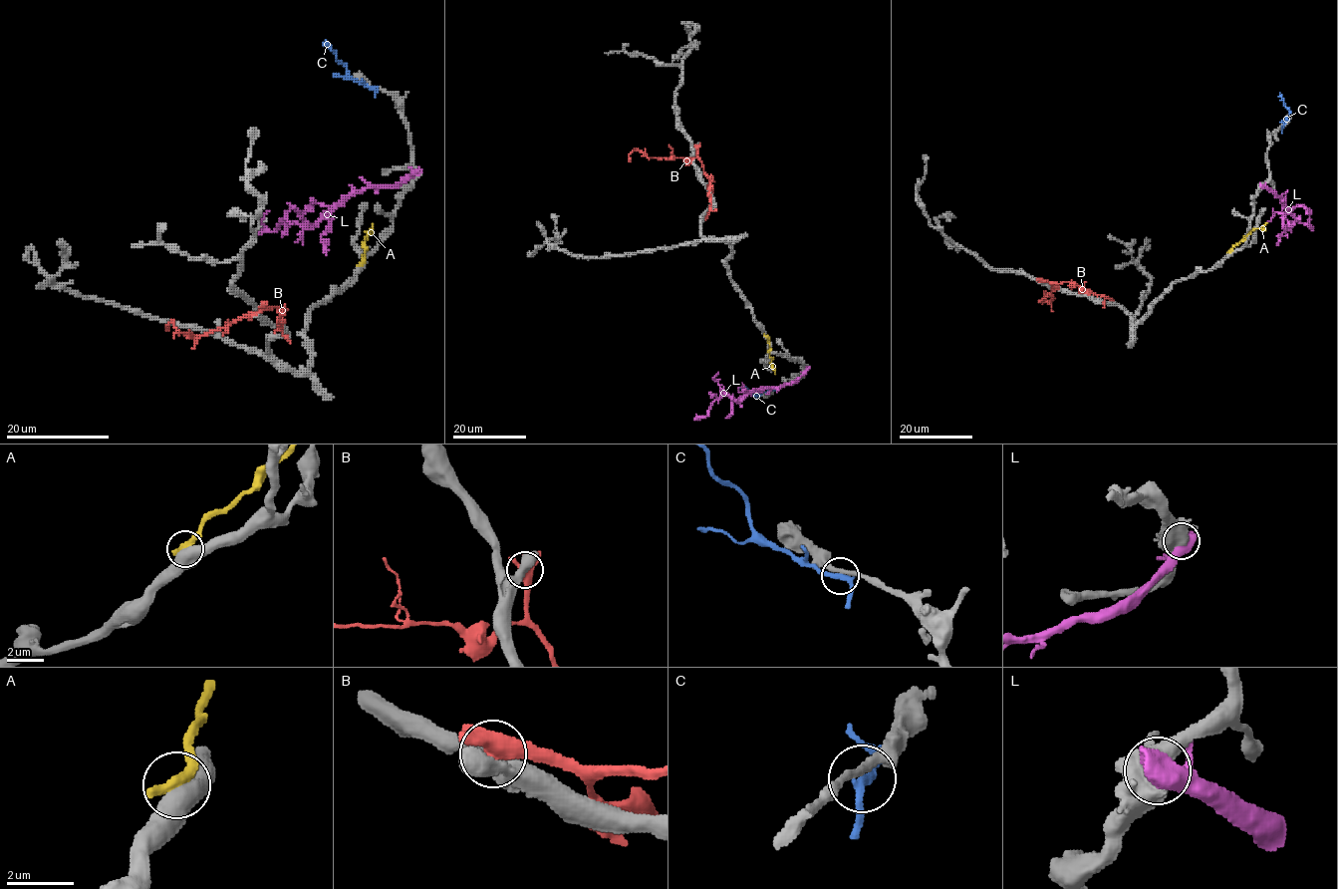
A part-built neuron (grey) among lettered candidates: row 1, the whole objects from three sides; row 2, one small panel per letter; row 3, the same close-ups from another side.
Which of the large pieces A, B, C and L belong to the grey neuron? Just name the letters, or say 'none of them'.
none of them

